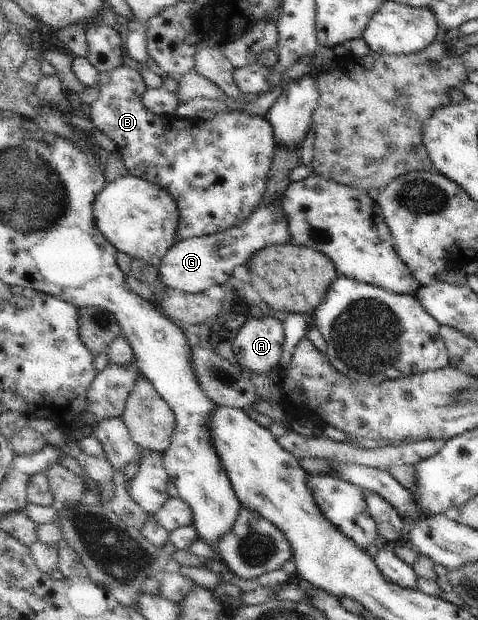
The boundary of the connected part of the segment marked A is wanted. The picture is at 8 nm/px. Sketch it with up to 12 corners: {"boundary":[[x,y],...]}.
{"boundary":[[283,316],[253,317],[236,340],[246,372],[280,367]]}

